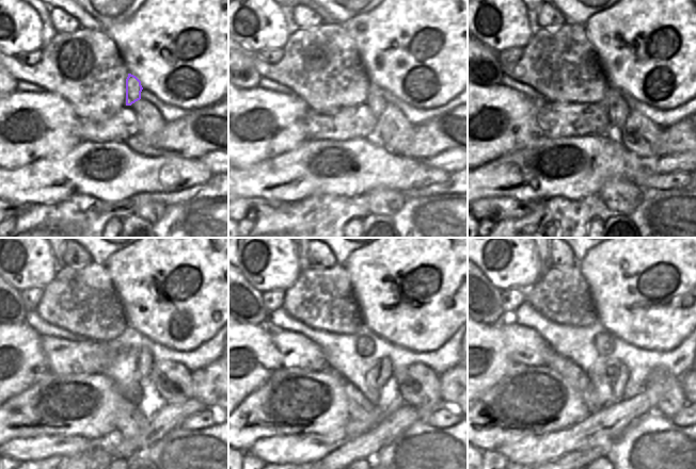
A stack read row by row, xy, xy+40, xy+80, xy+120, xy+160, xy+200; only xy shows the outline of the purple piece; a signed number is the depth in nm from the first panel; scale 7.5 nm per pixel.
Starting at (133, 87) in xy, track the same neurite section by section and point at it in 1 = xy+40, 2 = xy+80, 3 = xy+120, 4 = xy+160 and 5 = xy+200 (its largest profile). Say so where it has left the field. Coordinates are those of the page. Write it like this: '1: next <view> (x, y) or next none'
1: next xy+40 (376, 101)
2: next xy+80 (618, 110)
3: next xy+120 (142, 361)
4: next xy+160 (381, 370)
5: next xy+200 (608, 390)

